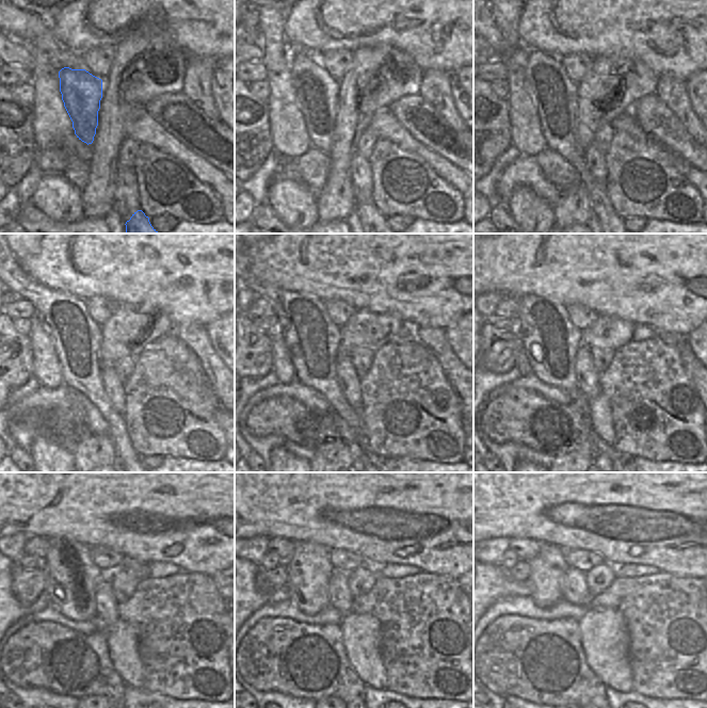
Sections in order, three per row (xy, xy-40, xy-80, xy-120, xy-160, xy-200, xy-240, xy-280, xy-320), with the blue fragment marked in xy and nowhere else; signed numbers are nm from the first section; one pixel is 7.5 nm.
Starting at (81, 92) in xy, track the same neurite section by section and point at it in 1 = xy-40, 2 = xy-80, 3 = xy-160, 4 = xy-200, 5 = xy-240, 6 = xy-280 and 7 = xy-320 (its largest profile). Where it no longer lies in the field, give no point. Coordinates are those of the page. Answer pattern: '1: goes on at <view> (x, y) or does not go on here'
1: goes on at xy-40 (317, 92)
2: goes on at xy-80 (556, 96)
3: goes on at xy-160 (312, 339)
4: goes on at xy-200 (550, 340)
5: goes on at xy-240 (71, 576)
6: goes on at xy-280 (309, 568)
7: goes on at xy-320 (548, 567)

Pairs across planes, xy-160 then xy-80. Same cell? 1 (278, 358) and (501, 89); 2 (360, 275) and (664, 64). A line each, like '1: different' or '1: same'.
1: different
2: same

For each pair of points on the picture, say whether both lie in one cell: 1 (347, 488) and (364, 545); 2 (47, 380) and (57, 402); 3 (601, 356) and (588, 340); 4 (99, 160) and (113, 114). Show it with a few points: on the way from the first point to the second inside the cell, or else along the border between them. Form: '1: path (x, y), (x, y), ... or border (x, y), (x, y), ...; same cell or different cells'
1: path (325, 500), (316, 510), (317, 519), (342, 528); same cell
2: border (32, 375), (42, 386), (48, 388), (63, 385); different cells
3: border (590, 348), (606, 347), (614, 350); different cells
4: path (105, 148), (111, 126); same cell

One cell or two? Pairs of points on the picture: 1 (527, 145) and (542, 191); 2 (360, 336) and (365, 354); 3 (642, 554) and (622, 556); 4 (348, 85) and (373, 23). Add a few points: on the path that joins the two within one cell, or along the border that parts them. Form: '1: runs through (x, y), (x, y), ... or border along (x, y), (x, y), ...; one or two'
1: border along (511, 144), (521, 154), (534, 157); two
2: border along (374, 352), (369, 349), (355, 349), (350, 357); two
3: runs through (637, 554), (627, 554); one
4: border along (390, 45), (362, 46), (353, 51); two

